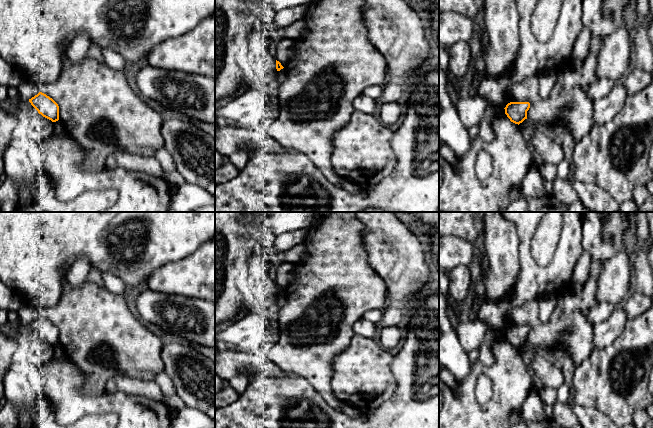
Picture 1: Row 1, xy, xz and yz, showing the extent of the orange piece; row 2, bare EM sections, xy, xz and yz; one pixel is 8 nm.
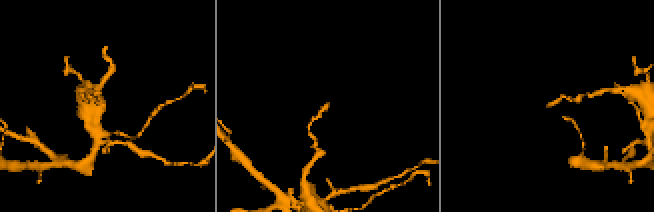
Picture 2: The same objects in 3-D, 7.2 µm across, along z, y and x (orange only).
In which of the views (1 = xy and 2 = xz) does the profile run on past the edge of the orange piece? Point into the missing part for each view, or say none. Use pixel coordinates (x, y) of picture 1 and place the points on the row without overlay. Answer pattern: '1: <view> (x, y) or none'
1: none
2: none

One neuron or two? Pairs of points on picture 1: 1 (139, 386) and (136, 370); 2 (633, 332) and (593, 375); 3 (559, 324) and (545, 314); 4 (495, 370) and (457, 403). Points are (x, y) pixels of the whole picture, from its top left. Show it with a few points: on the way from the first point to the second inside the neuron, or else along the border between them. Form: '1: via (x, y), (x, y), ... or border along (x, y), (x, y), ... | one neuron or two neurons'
1: border along (114, 375), (127, 375), (152, 381) | two neurons
2: via (624, 343), (600, 366) | one neuron
3: border along (558, 296), (556, 306), (550, 318), (542, 322) | two neurons
4: via (483, 370), (480, 370), (471, 379), (465, 391) | one neuron

